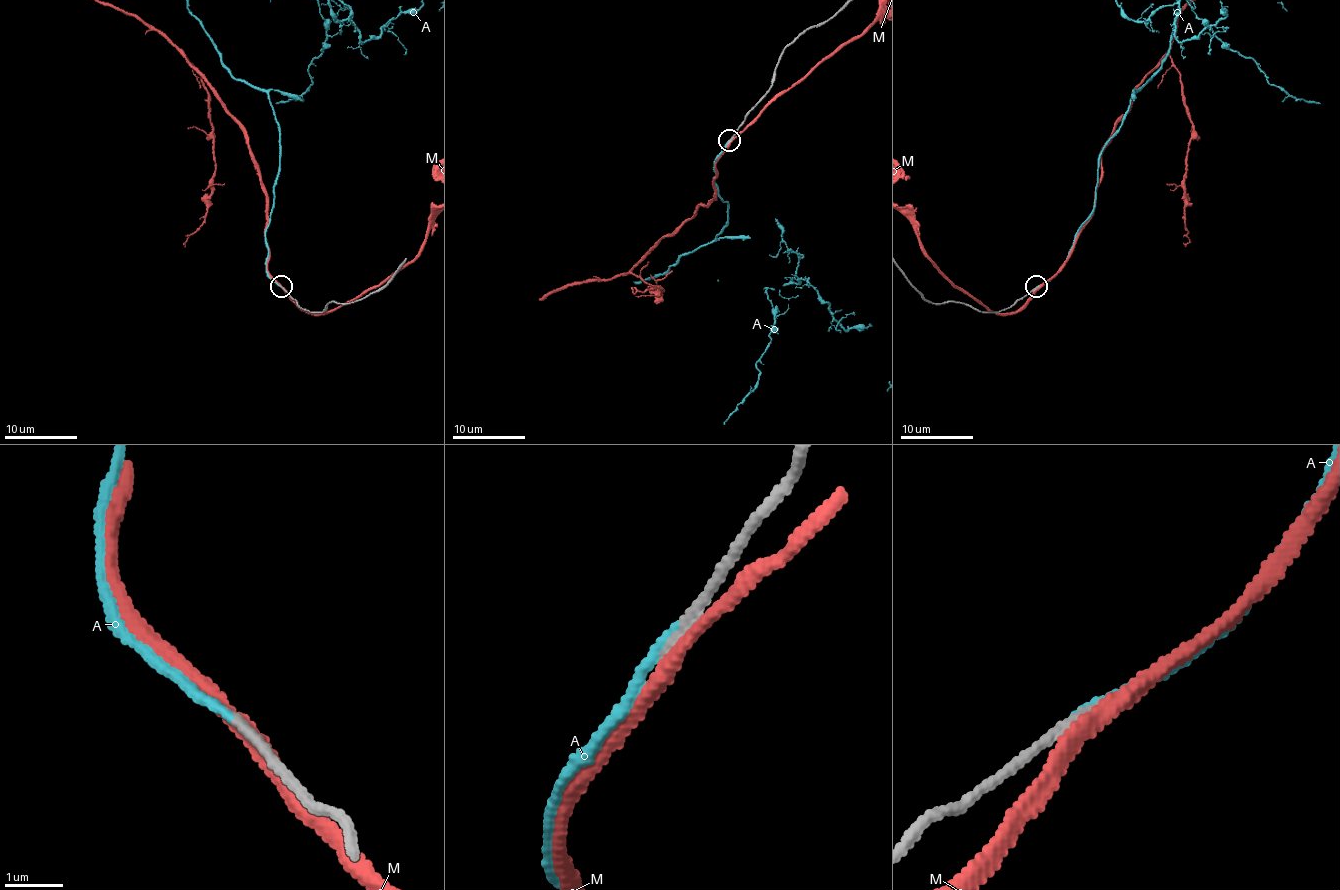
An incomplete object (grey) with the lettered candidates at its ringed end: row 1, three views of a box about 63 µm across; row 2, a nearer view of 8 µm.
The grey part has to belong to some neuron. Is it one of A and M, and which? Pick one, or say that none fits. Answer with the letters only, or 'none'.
A

